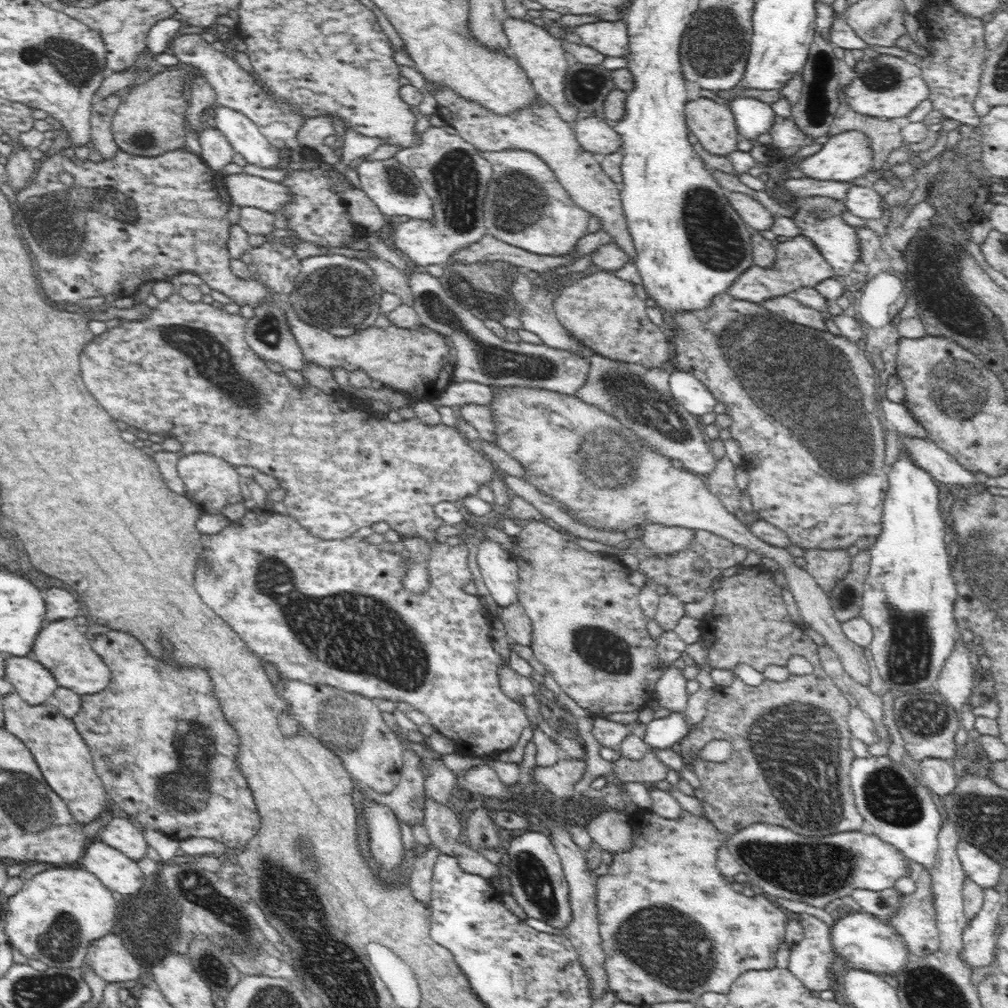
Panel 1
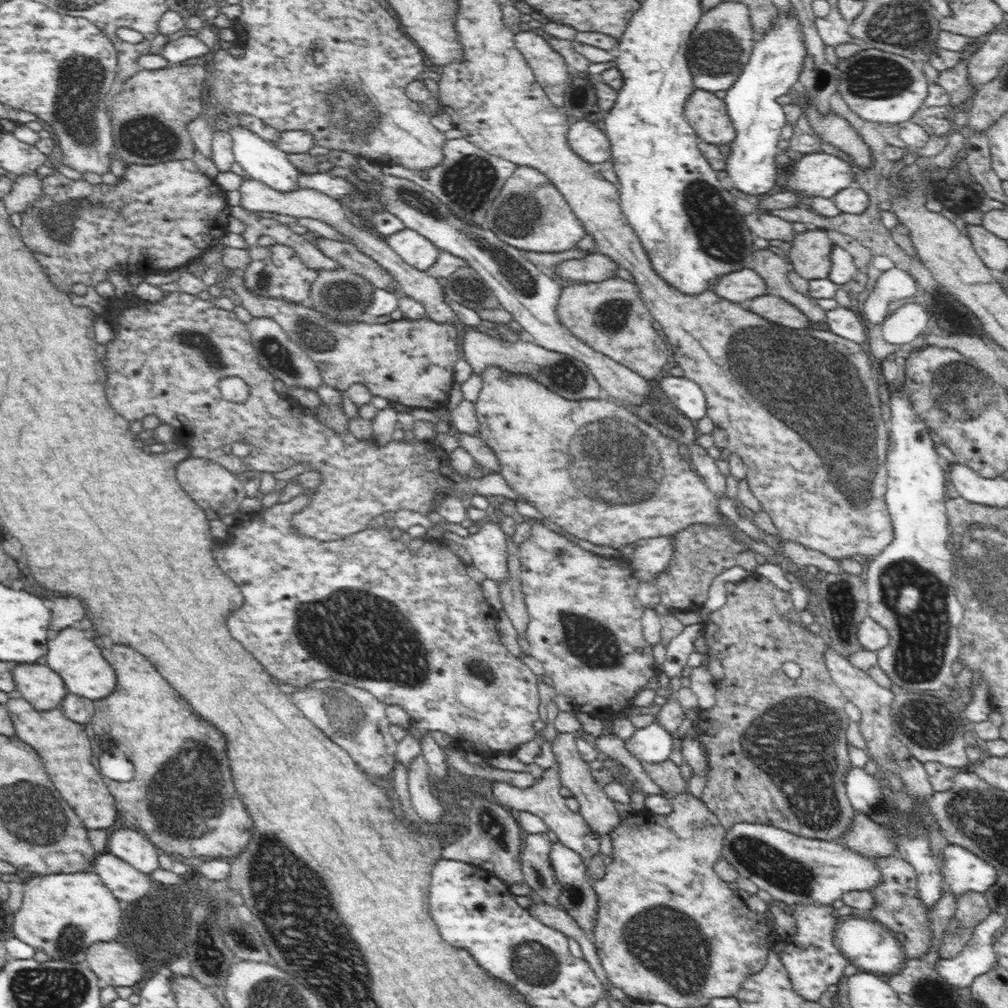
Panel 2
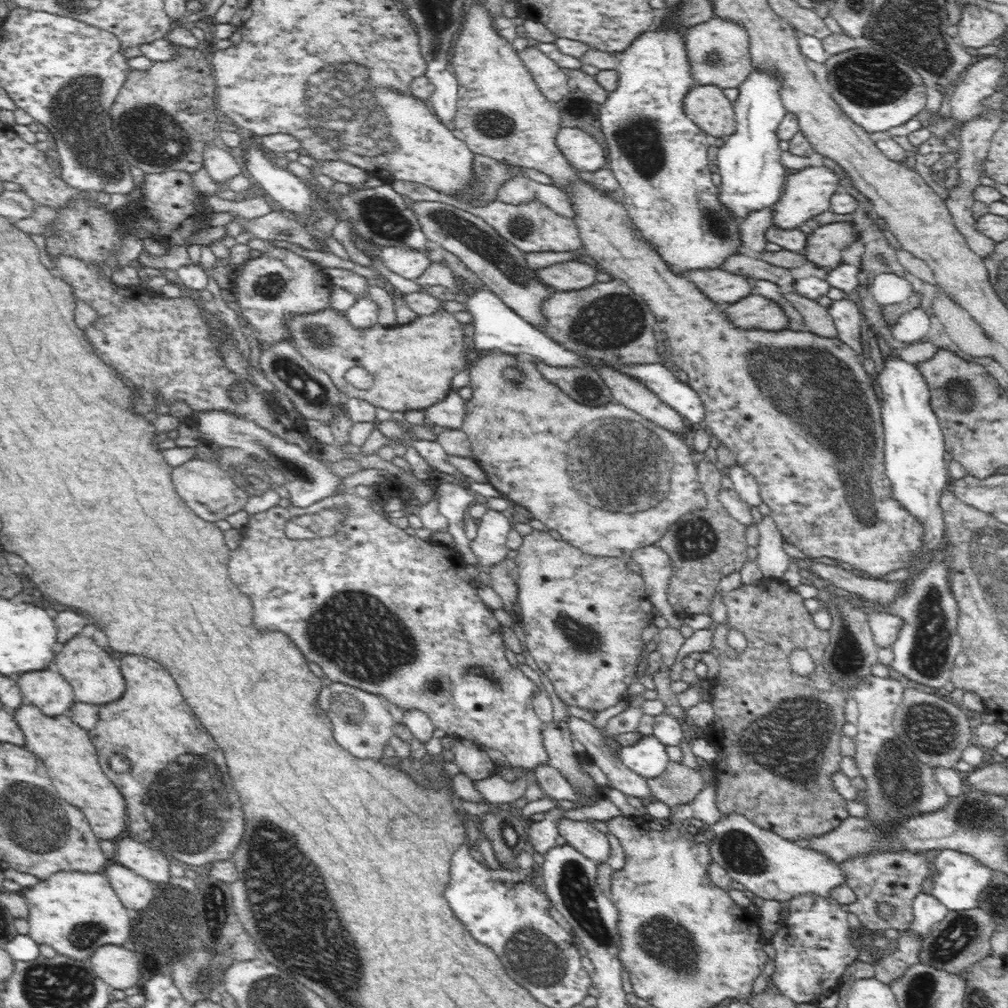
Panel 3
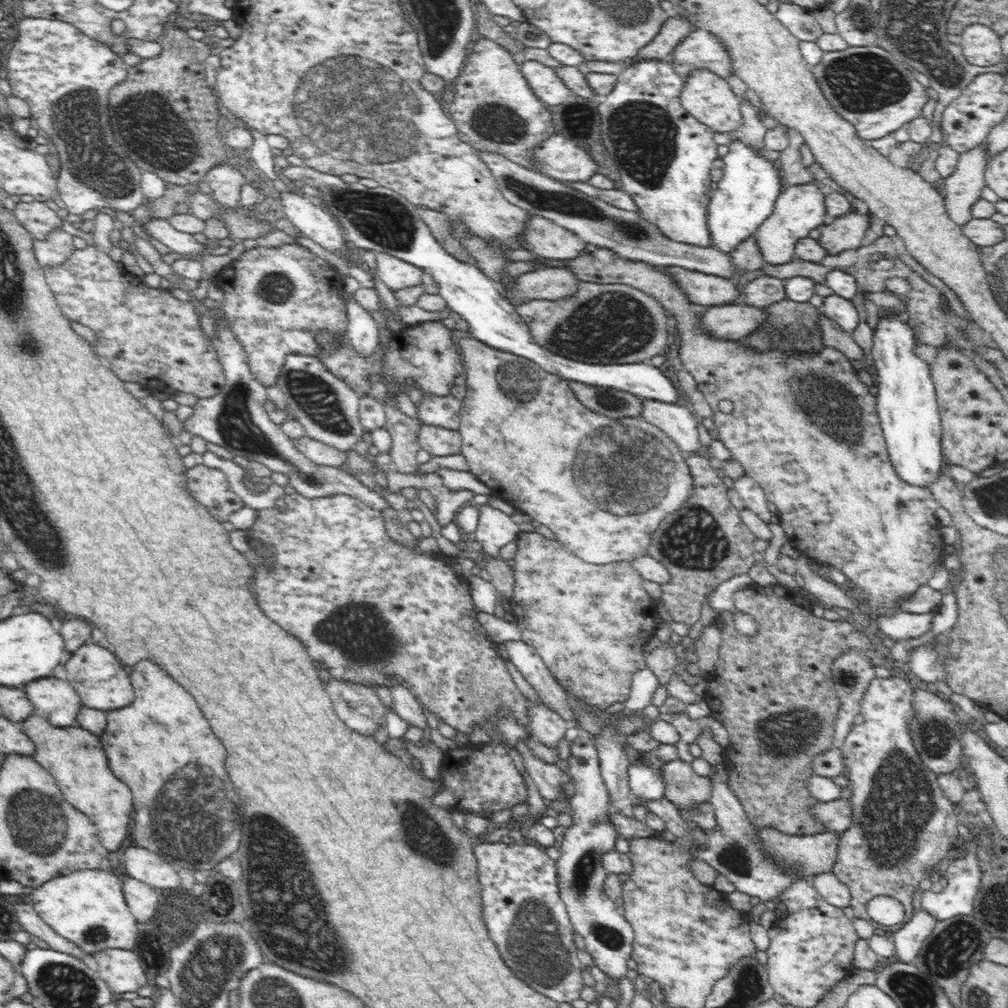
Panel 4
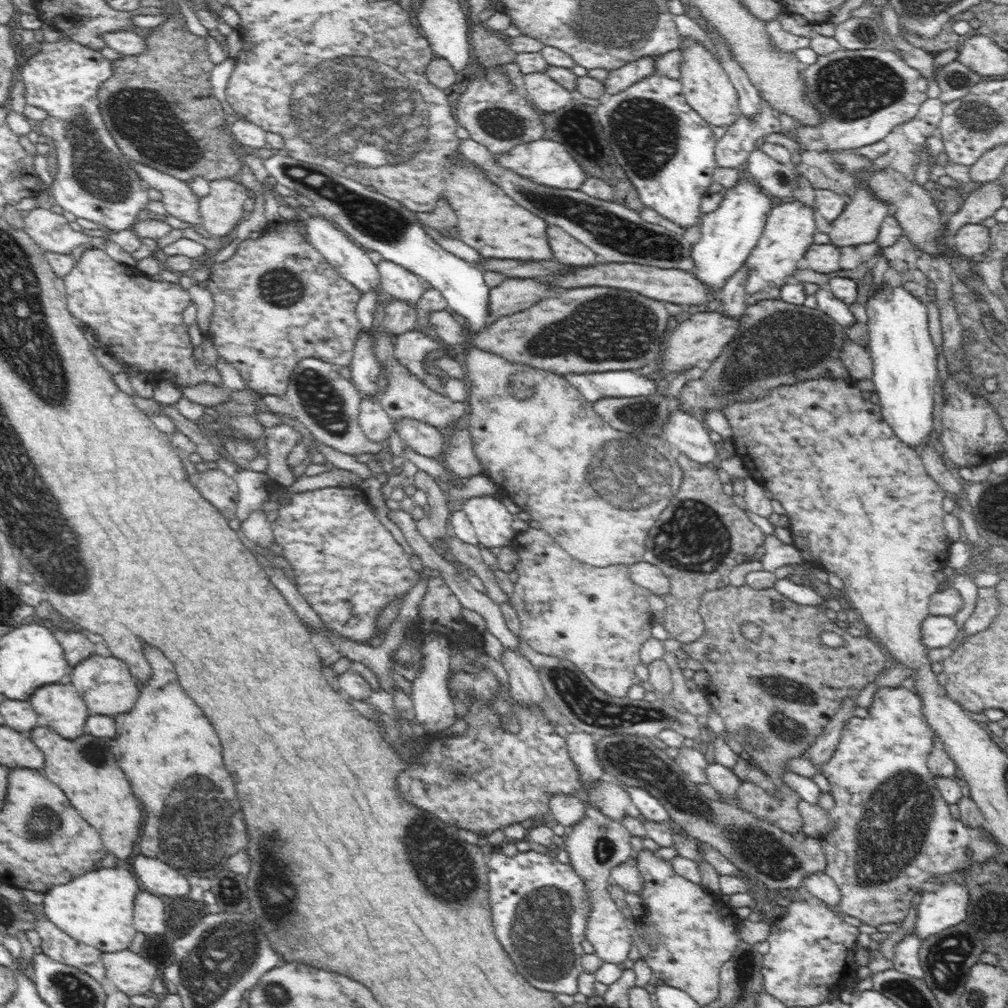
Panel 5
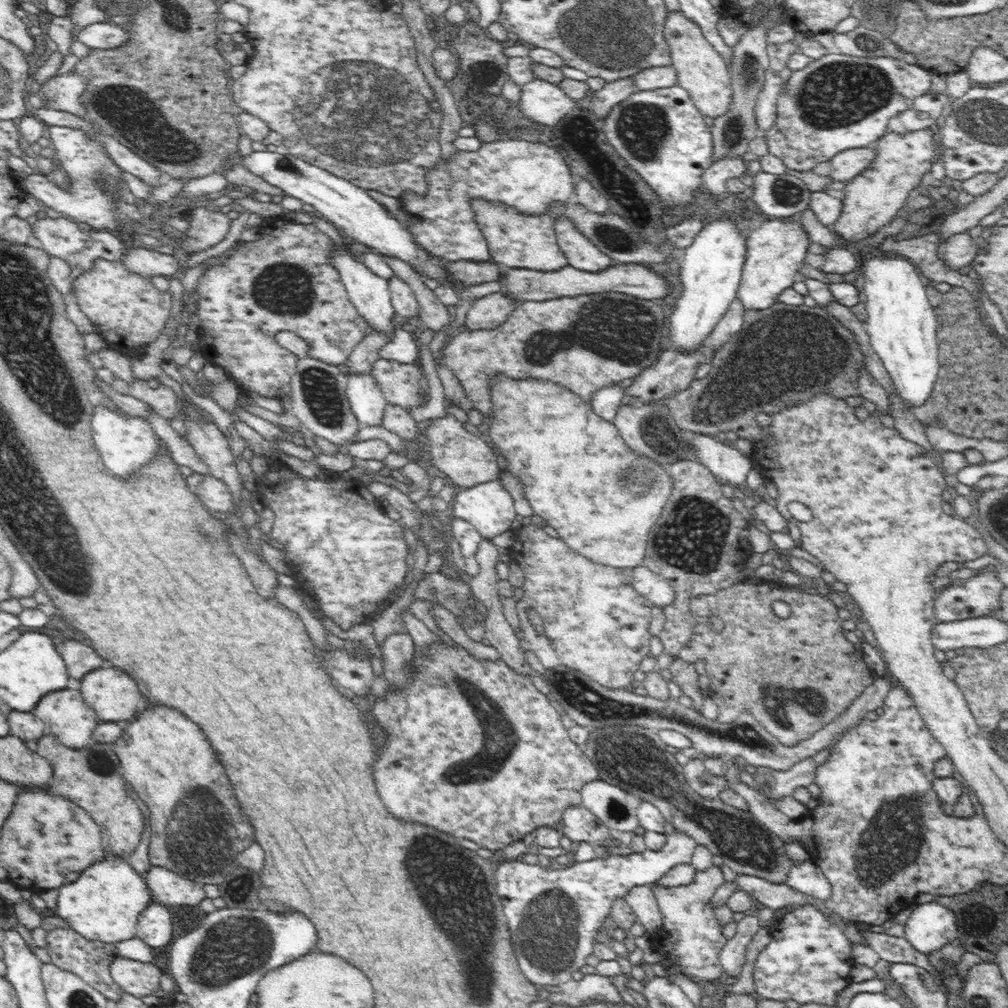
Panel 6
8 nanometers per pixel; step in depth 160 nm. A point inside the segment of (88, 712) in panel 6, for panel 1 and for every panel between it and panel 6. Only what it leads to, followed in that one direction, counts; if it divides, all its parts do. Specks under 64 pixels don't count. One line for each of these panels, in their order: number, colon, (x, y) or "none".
1: (35, 684)
2: (44, 689)
3: (50, 692)
4: (56, 700)
5: (59, 706)

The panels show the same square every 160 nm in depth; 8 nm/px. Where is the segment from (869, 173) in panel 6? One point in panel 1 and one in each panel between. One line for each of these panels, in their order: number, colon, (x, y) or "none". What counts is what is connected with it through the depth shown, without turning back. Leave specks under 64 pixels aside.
1: (799, 264)
2: (809, 254)
3: (825, 245)
4: (846, 233)
5: (859, 224)

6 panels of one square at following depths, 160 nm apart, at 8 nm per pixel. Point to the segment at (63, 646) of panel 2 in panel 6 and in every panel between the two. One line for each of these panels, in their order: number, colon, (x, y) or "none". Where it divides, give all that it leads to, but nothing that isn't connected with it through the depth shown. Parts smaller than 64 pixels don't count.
3: (96, 678)
4: (100, 681)
5: (105, 683)
6: (113, 694)

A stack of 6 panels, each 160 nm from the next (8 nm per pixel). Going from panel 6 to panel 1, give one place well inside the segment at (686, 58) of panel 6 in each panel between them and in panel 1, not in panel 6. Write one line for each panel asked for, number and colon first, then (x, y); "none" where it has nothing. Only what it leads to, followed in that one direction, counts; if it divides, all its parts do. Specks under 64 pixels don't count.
1: (713, 124)
2: (707, 114)
3: (706, 105)
4: (707, 96)
5: (707, 87)

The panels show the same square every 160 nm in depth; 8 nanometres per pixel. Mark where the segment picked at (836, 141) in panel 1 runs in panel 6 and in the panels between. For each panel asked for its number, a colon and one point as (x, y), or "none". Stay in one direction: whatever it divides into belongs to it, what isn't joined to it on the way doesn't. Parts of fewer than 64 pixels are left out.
2: (816, 174)
3: (807, 193)
4: (799, 209)
5: (790, 228)
6: (776, 249)

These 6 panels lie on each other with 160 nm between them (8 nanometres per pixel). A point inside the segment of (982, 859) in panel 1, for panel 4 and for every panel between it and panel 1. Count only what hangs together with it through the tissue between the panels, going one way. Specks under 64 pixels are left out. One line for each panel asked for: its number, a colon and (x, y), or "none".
2: (961, 870)
3: (959, 878)
4: (955, 896)

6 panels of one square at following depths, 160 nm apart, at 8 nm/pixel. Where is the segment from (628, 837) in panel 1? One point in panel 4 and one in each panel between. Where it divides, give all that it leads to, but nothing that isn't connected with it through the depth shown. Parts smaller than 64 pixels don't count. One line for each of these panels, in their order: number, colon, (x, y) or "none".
2: (598, 810)
3: (557, 739)
4: (545, 725)

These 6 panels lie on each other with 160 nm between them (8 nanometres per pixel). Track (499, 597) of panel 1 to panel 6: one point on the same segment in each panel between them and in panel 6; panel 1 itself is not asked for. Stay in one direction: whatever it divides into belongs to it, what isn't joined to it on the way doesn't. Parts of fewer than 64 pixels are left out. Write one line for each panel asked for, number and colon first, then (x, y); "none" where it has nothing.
2: (487, 547)
3: (489, 546)
4: (495, 528)
5: (492, 520)
6: (489, 507)

